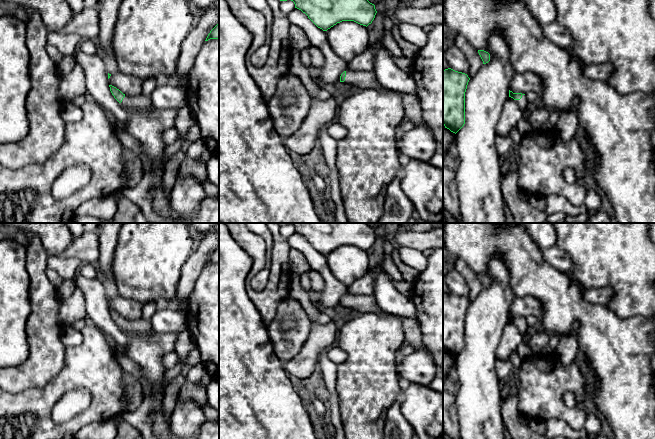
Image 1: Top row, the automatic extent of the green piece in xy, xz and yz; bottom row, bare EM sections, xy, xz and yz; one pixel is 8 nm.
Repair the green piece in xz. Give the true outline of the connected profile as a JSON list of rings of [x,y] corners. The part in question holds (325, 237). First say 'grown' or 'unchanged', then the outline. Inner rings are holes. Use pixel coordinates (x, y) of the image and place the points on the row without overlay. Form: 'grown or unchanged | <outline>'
unchanged | [[[279,223],[280,225],[291,224],[295,228],[295,232],[305,237],[308,242],[320,253],[327,255],[337,247],[342,245],[354,245],[360,249],[368,250],[372,247],[377,237],[375,229],[367,223]]]

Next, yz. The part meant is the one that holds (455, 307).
unchanged | [[[451,292],[443,294],[443,349],[457,357],[465,348],[465,316],[470,302]]]

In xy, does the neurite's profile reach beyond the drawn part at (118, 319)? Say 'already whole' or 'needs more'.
needs more

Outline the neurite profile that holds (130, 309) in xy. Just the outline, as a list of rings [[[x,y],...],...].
[[[117,296],[111,298],[108,308],[119,313],[128,321],[139,321],[142,319],[143,304],[137,300]]]

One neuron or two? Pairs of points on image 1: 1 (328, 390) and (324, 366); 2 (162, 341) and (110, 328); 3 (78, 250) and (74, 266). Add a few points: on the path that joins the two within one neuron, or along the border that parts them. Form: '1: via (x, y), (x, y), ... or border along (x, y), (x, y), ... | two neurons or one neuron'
1: via (328, 384), (328, 372) | one neuron
2: via (149, 341), (129, 341), (123, 339) | one neuron
3: border along (61, 255), (75, 257), (81, 264) | two neurons

